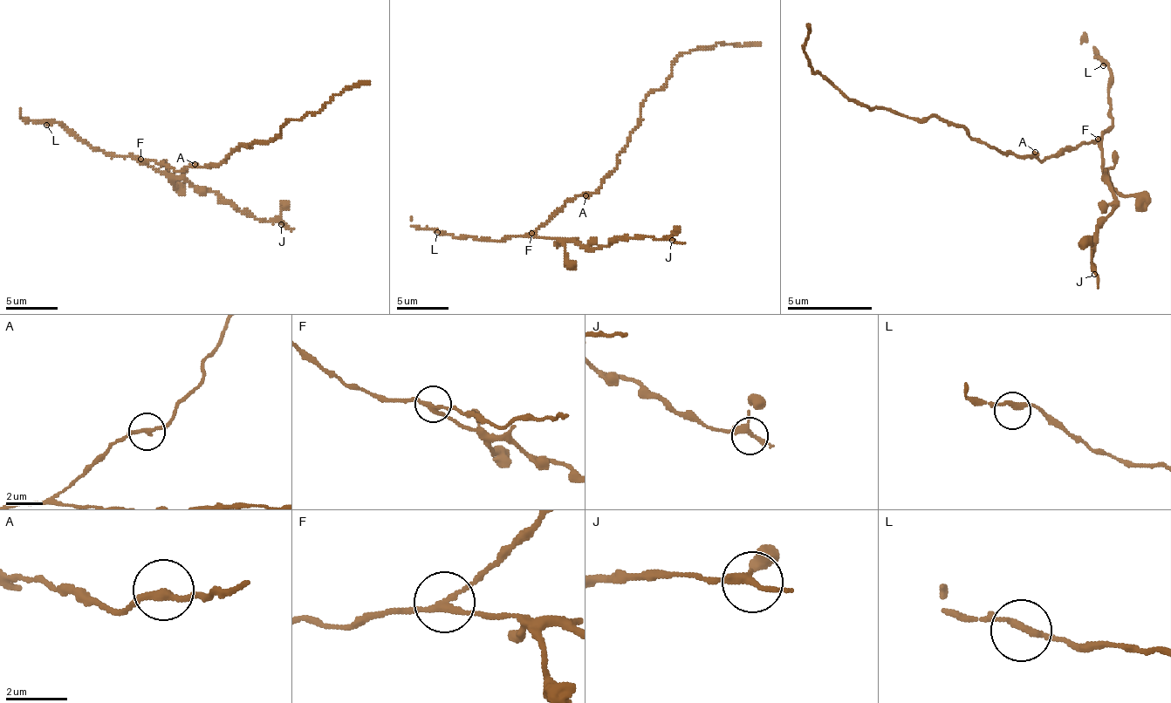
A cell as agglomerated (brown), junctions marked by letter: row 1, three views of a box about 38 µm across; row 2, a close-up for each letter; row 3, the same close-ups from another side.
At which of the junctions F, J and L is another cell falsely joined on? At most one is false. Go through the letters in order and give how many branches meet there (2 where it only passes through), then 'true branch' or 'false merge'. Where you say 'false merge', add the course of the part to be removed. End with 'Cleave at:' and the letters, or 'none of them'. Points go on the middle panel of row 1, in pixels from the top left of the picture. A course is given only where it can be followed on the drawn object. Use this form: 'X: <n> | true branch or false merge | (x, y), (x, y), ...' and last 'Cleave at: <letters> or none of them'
F: 3 | false merge | (531, 234), (567, 201), (591, 195), (609, 174), (646, 98), (659, 90), (682, 53), (718, 43), (760, 43)
J: 3 | true branch
L: 2 | true branch
Cleave at: F

